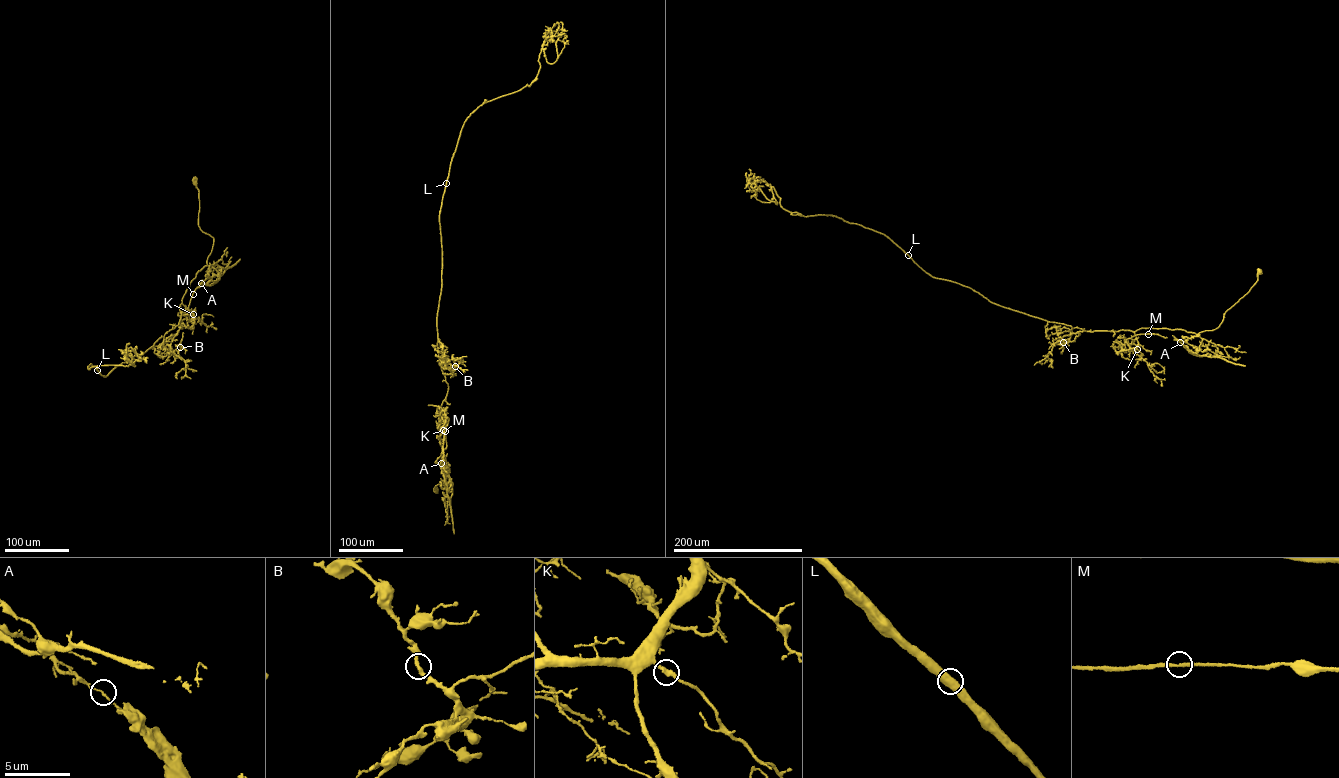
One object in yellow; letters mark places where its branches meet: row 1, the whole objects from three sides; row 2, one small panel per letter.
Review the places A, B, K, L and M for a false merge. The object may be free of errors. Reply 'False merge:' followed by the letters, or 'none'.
False merge: A

